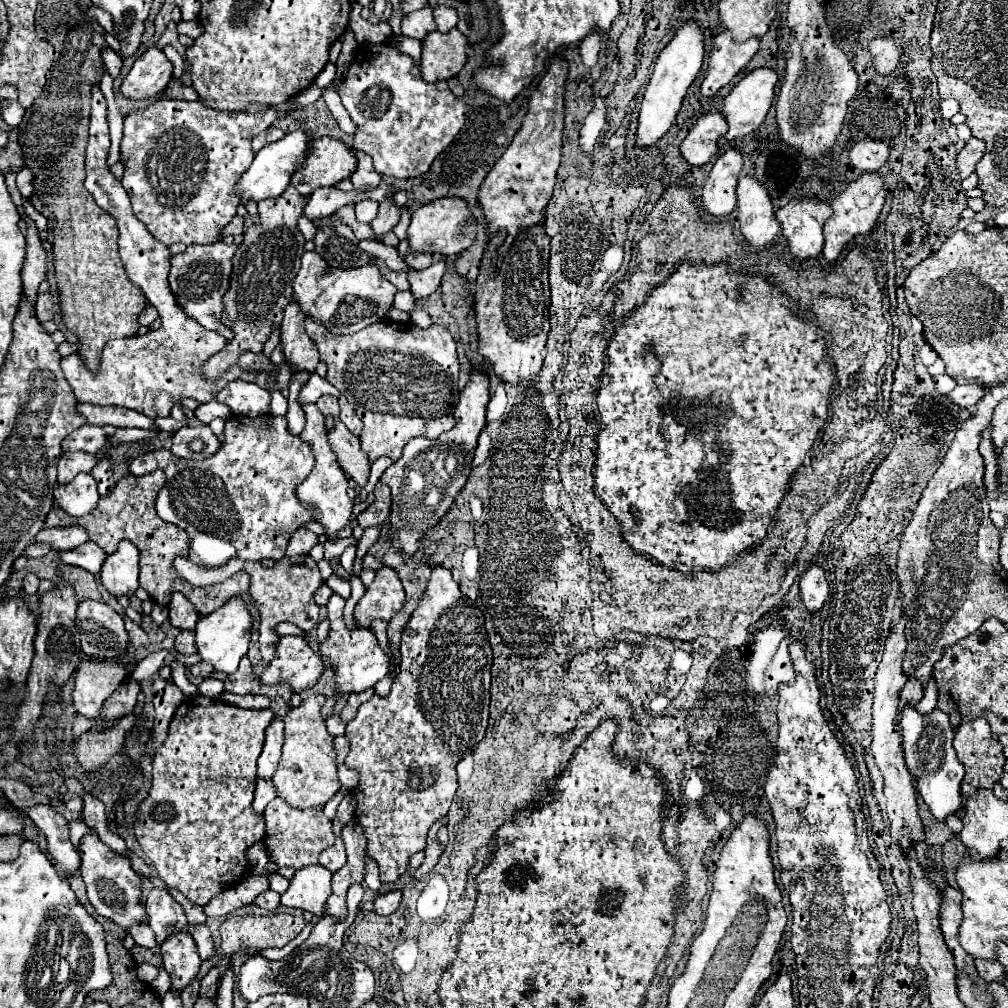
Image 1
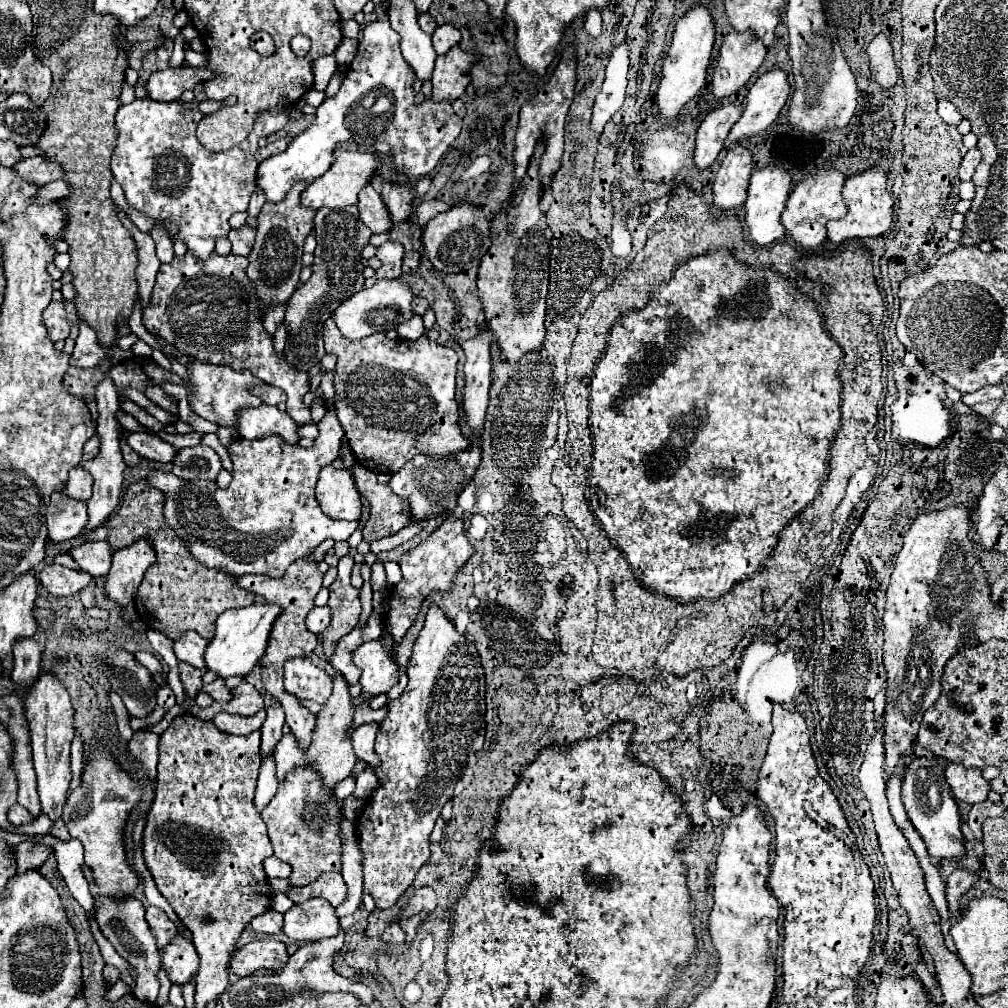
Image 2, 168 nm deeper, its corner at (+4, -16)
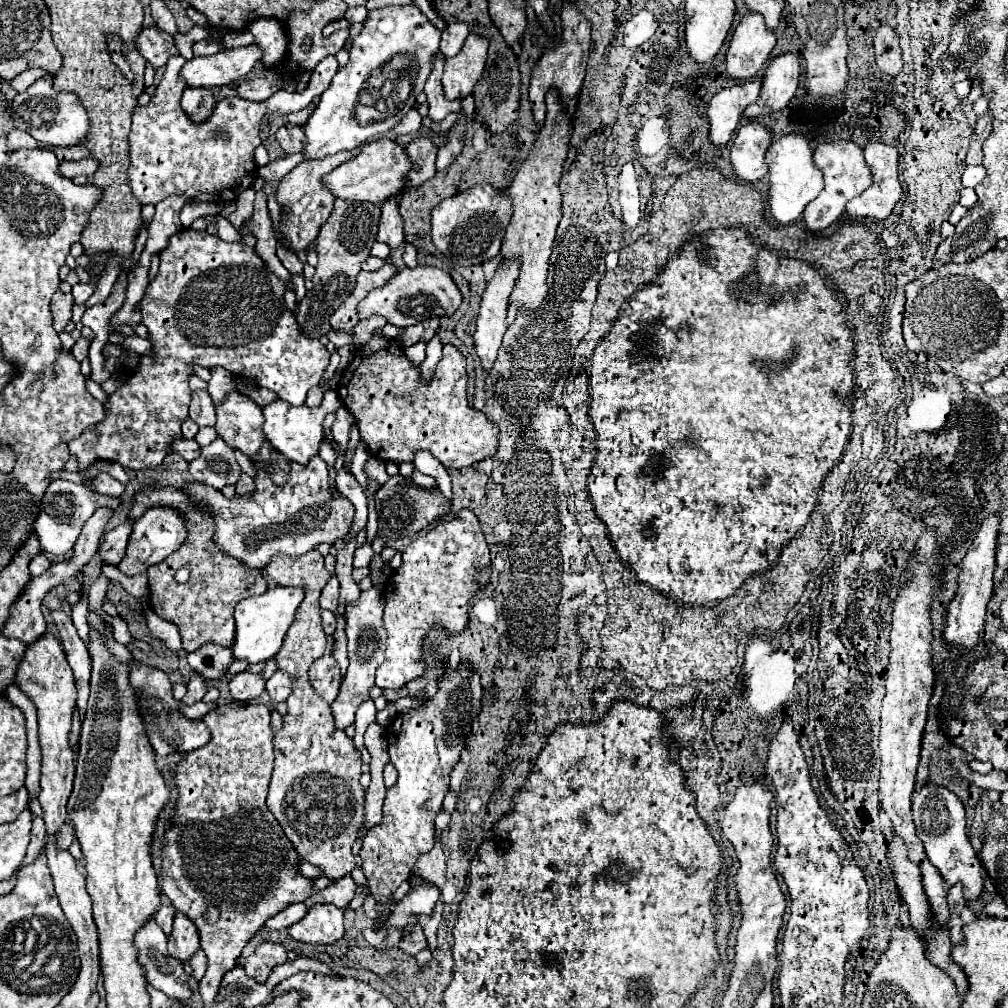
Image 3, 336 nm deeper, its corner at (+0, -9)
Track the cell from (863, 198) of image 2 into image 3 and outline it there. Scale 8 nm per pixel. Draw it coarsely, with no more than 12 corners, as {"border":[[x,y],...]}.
{"border":[[870,143],[872,185],[846,205],[864,219],[888,219],[902,195],[898,151]]}

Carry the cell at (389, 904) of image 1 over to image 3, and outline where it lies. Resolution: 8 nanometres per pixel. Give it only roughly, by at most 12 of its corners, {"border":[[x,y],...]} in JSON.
{"border":[[420,925],[404,929],[398,947],[416,955],[426,947]]}

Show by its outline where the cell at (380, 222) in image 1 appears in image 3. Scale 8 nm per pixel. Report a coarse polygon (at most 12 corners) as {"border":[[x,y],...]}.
{"border":[[418,137],[406,147],[412,169],[404,191],[436,175],[436,145]]}

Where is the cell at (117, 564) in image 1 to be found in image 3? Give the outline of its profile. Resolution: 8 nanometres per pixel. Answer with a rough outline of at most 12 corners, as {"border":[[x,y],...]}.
{"border":[[152,507],[134,523],[118,569],[128,577],[164,561],[186,537],[184,521]]}

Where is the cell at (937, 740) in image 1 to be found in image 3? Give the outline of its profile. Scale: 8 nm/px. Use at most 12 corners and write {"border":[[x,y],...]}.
{"border":[[926,781],[912,793],[916,833],[948,885],[982,891],[964,805]]}

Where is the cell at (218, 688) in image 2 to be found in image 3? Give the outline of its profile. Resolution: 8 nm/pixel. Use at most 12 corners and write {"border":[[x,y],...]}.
{"border":[[238,673],[228,681],[230,695],[252,701],[264,691],[264,677]]}

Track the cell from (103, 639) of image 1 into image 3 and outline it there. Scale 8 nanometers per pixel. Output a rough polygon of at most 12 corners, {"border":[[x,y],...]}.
{"border":[[132,661],[146,735],[156,755],[210,741],[204,723],[178,713],[164,671]]}

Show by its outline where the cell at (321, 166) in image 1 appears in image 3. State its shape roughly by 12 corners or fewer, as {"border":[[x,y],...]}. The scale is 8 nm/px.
{"border":[[390,139],[360,145],[324,175],[336,199],[380,203],[410,169]]}

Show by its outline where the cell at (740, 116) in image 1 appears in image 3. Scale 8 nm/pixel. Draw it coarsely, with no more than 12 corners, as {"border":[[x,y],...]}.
{"border":[[796,53],[772,59],[744,119],[784,109],[800,81]]}

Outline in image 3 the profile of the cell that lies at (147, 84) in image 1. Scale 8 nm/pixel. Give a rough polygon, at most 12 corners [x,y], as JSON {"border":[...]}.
{"border":[[256,45],[186,61],[188,87],[222,87],[260,59]]}

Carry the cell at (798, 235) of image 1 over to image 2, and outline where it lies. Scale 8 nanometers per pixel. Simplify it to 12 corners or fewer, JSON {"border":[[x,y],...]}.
{"border":[[814,168],[782,214],[804,250],[826,240],[826,222],[848,212],[840,170]]}

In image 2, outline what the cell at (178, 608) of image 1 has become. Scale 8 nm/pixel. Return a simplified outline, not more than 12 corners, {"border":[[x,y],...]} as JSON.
{"border":[[186,632],[174,642],[180,662],[204,670],[204,640],[196,632]]}

